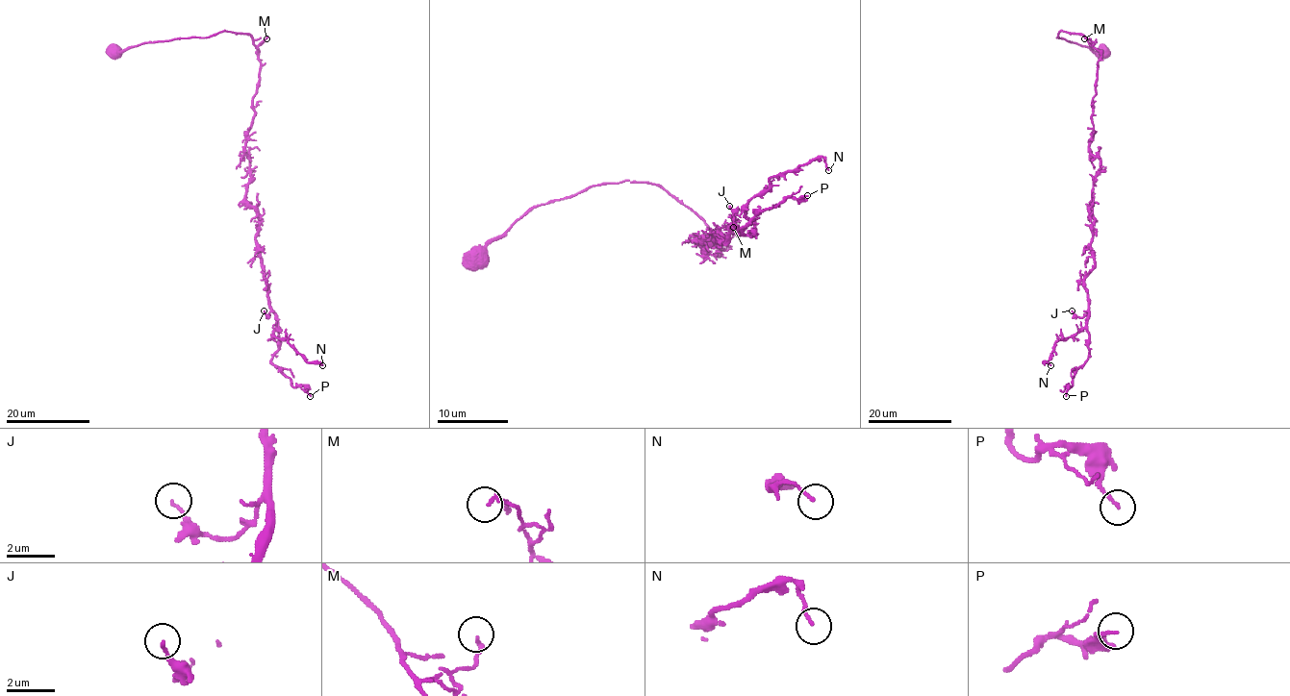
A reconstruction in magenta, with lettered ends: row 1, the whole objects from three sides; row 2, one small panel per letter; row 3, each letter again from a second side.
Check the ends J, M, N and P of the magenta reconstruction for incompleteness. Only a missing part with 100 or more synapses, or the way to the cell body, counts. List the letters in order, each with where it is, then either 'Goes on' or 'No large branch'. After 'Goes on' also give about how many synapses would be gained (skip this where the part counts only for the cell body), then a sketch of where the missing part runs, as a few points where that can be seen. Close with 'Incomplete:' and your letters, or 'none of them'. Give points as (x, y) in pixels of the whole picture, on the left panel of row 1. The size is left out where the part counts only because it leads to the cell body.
J: Place: (264, 310). No large branch
M: Place: (266, 38). No large branch
N: Place: (322, 365). No large branch
P: Place: (310, 396). No large branch
Incomplete: none of them

